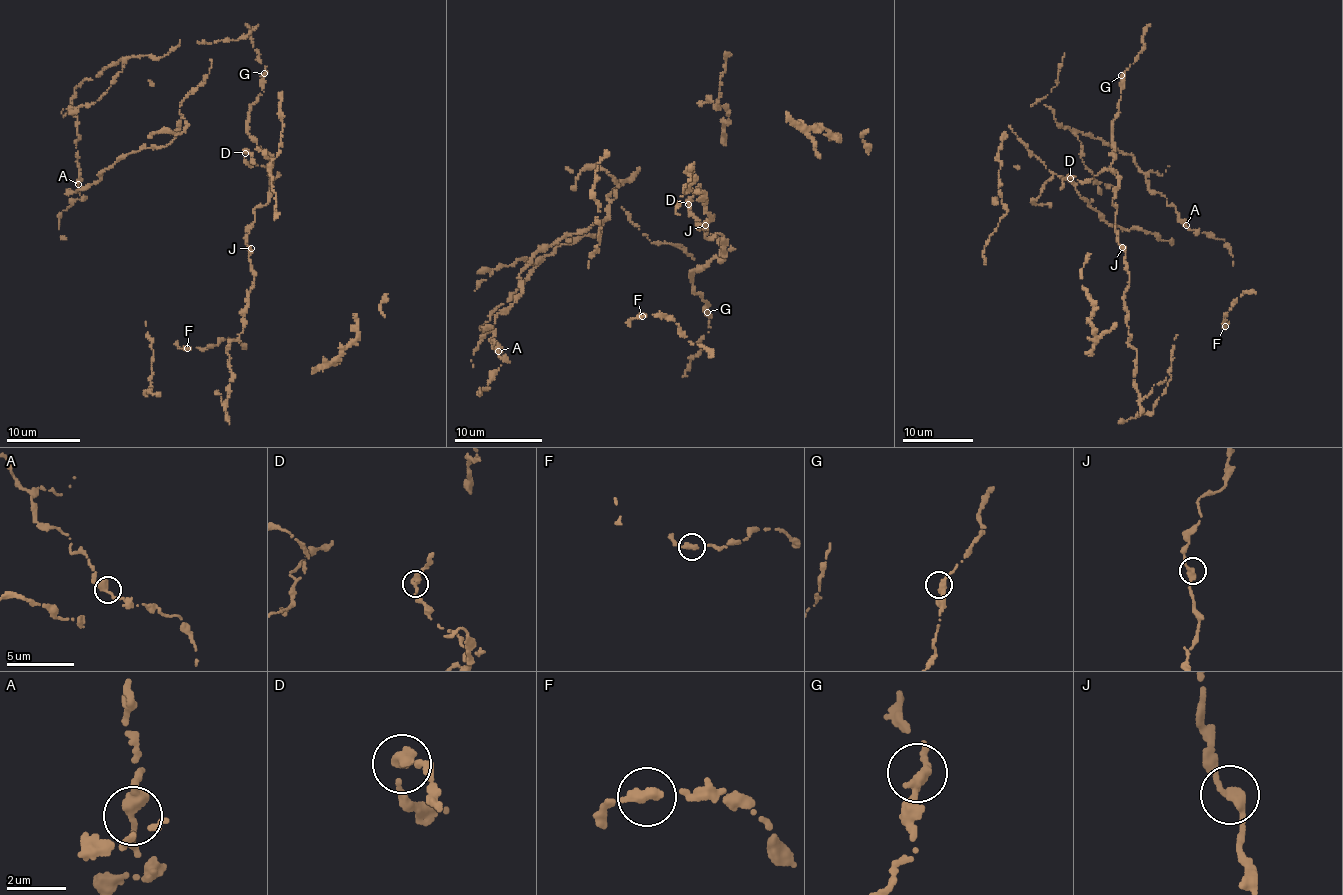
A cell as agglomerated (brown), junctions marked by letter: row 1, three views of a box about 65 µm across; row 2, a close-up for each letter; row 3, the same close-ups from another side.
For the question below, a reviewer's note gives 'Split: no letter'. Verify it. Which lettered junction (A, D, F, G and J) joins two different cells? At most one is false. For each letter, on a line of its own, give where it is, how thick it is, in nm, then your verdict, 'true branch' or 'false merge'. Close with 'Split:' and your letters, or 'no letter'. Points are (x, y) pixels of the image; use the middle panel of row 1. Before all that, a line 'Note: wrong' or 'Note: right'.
Note: right
A: place (498, 351); calibre 360 nm; true branch
D: place (688, 204); calibre 340 nm; true branch
F: place (642, 316); calibre 320 nm; true branch
G: place (707, 312); calibre 320 nm; true branch
J: place (705, 225); calibre 320 nm; true branch
Split: no letter

